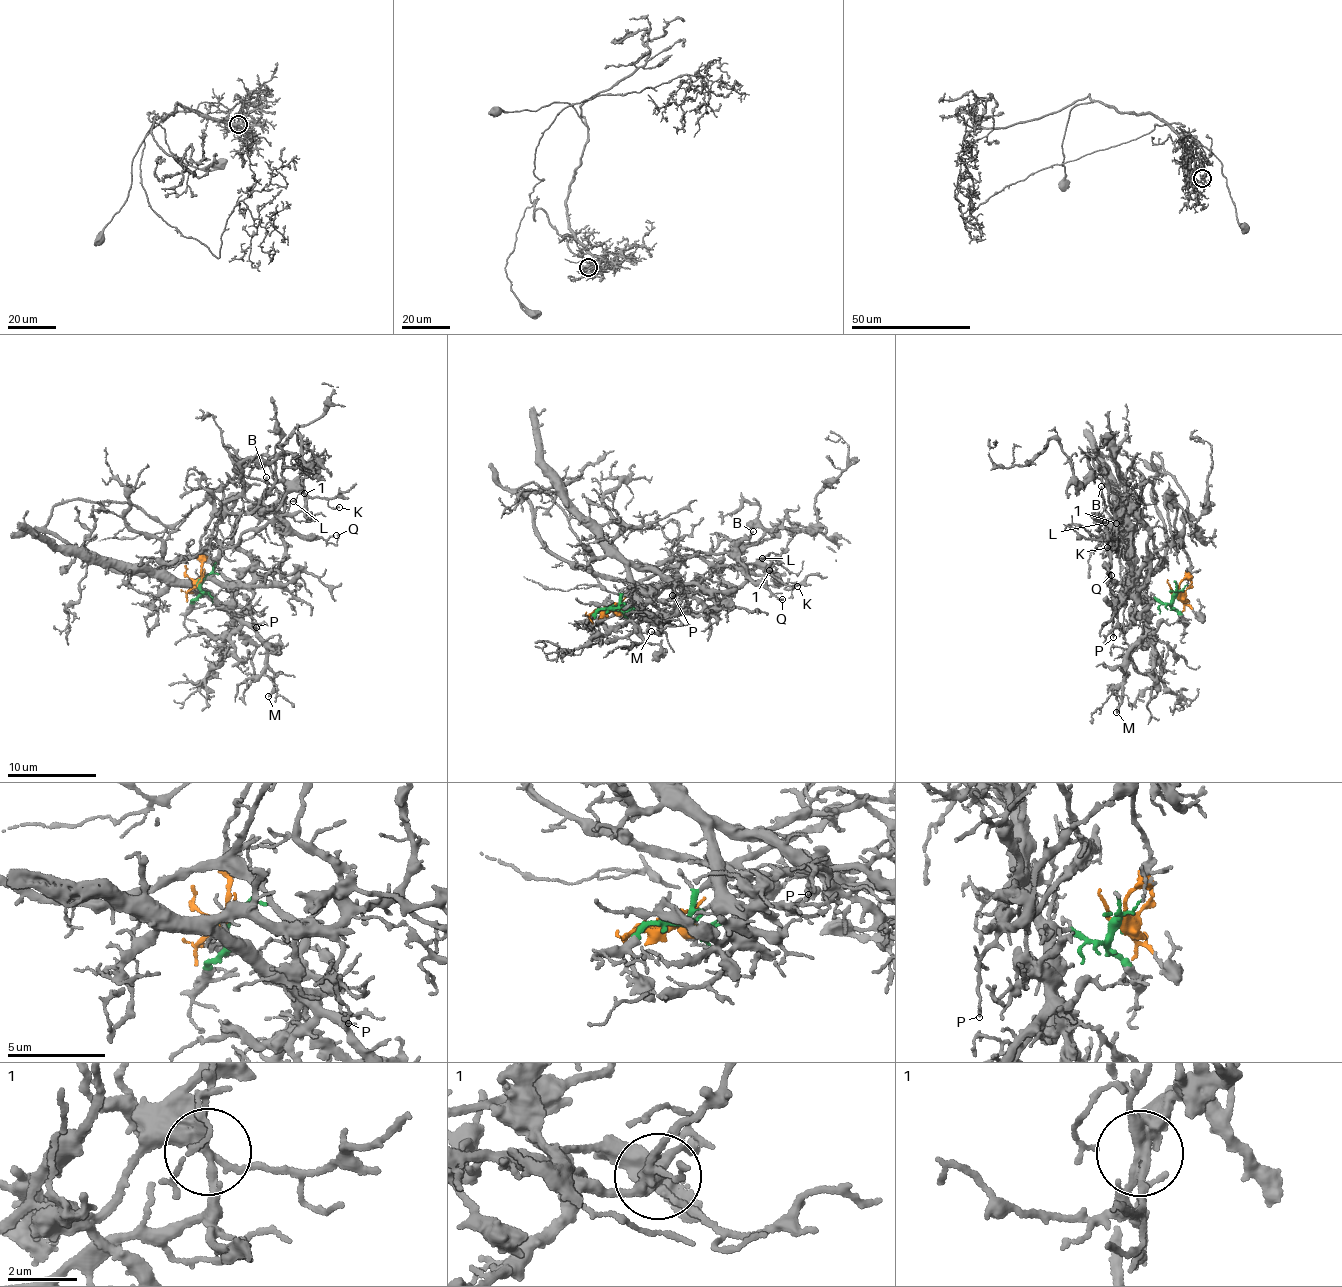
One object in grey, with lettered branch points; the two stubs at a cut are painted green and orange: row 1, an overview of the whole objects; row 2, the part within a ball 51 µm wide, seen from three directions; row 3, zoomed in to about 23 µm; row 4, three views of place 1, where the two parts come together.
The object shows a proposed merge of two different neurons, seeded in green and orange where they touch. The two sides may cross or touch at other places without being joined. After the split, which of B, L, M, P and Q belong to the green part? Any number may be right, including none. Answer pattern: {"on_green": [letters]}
{"on_green": ["L", "M", "P"]}

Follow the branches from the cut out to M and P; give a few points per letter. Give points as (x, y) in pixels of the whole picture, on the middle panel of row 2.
M: (610, 608), (615, 608), (620, 595), (635, 593), (646, 609), (661, 613), (665, 621), (656, 635), (650, 632)
P: (610, 608), (615, 608), (627, 587), (632, 566), (664, 573), (679, 584), (673, 595)

